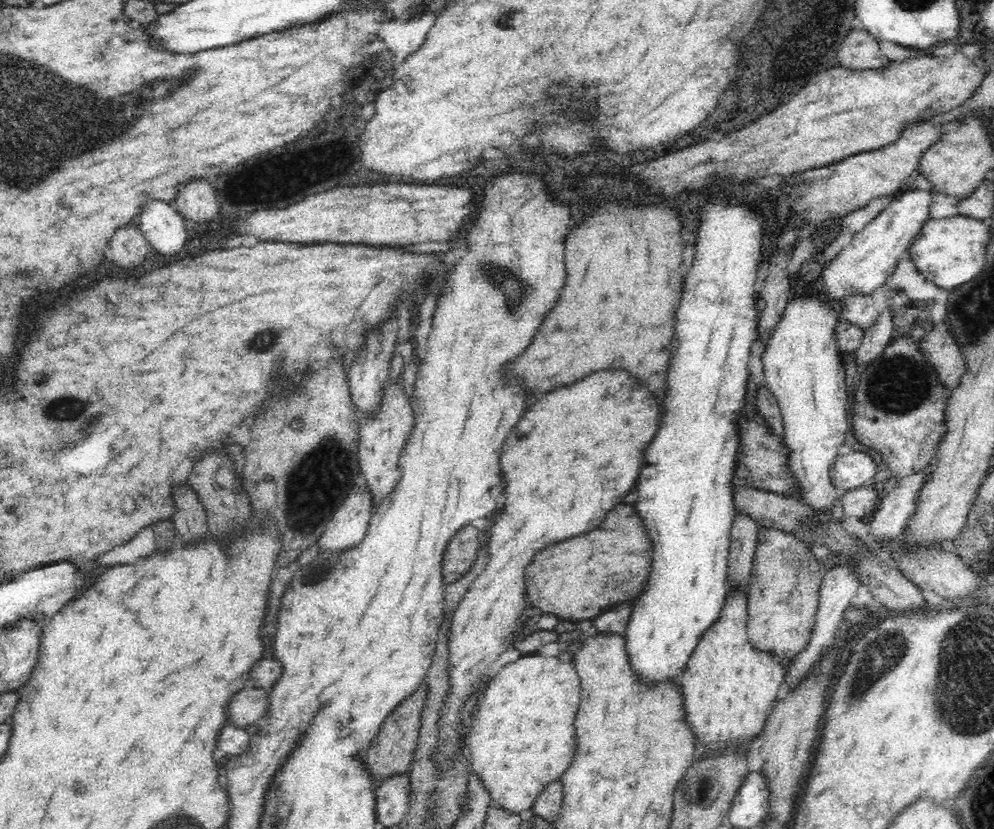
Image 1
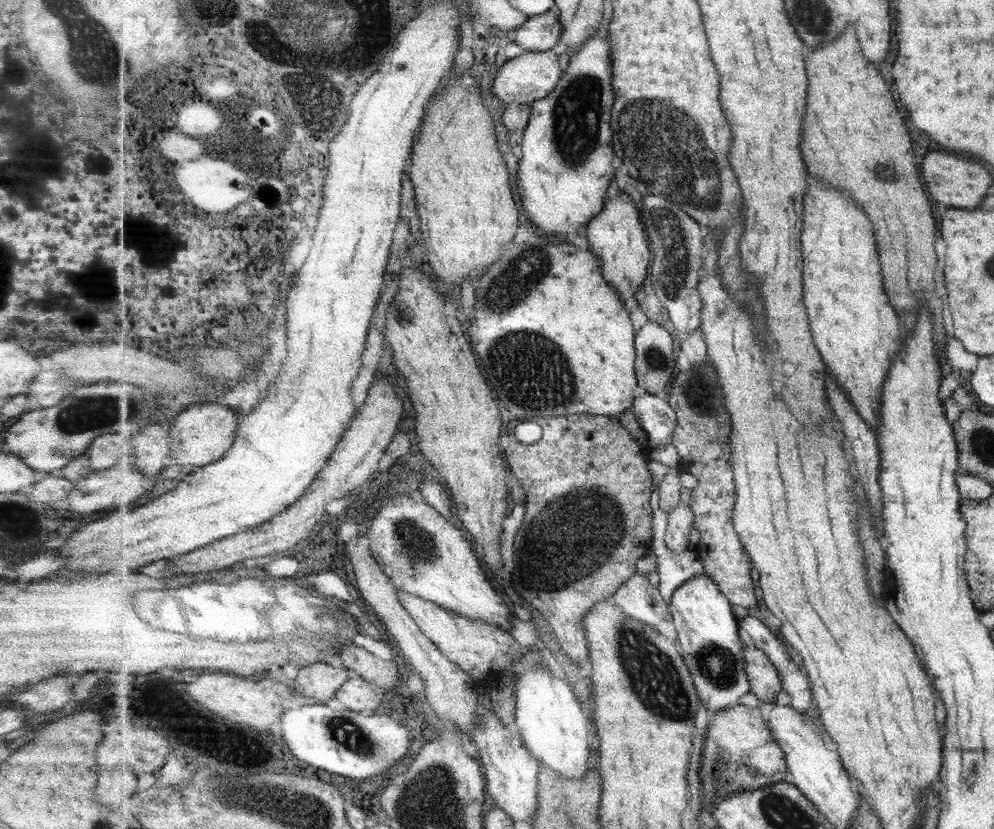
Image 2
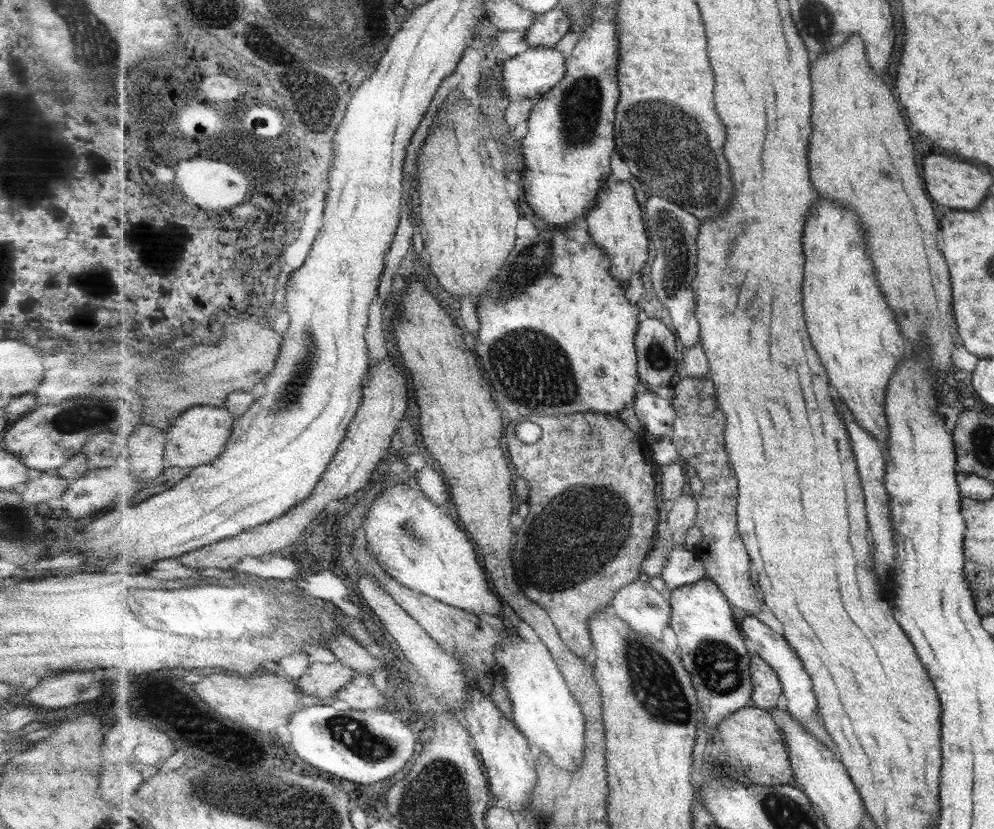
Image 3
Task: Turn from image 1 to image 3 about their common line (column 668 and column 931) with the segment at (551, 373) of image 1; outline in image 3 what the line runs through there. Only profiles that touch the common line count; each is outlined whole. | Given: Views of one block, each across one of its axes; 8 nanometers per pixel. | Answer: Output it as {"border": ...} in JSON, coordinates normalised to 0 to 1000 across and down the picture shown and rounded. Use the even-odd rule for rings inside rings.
{"border":[[[860,42],[856,48],[851,48],[852,53],[848,53],[846,57],[842,57],[840,60],[834,63],[832,68],[824,68],[822,72],[816,78],[816,92],[819,103],[819,133],[817,135],[817,145],[819,151],[819,159],[816,163],[815,169],[815,206],[818,217],[820,217],[820,224],[824,227],[826,234],[830,236],[836,236],[834,240],[839,242],[850,244],[852,251],[864,256],[866,265],[870,268],[870,285],[872,285],[872,294],[874,294],[874,302],[876,302],[876,309],[880,314],[880,321],[882,321],[882,333],[884,333],[884,343],[890,352],[890,357],[894,359],[894,367],[896,372],[900,374],[902,379],[902,387],[906,393],[908,403],[912,408],[915,408],[921,415],[936,415],[936,431],[938,432],[938,443],[940,446],[953,446],[953,451],[957,451],[957,444],[961,444],[959,434],[959,423],[965,415],[963,413],[963,405],[959,405],[957,400],[957,388],[961,388],[959,384],[959,369],[957,369],[957,362],[959,362],[959,347],[957,347],[957,333],[955,333],[955,321],[953,321],[953,314],[949,311],[949,306],[943,302],[943,282],[947,280],[947,273],[945,273],[945,265],[943,265],[943,258],[941,258],[941,251],[939,251],[939,241],[935,239],[935,234],[931,232],[931,217],[927,215],[927,205],[923,200],[923,186],[921,186],[921,174],[919,174],[919,166],[916,166],[916,159],[912,154],[912,147],[906,138],[906,128],[898,113],[898,109],[888,99],[886,89],[882,87],[878,80],[876,80],[873,65],[871,64],[870,51],[866,42]]]}

